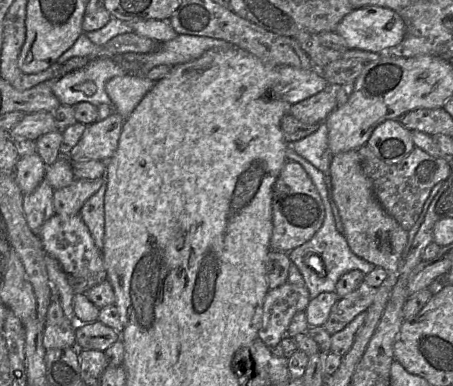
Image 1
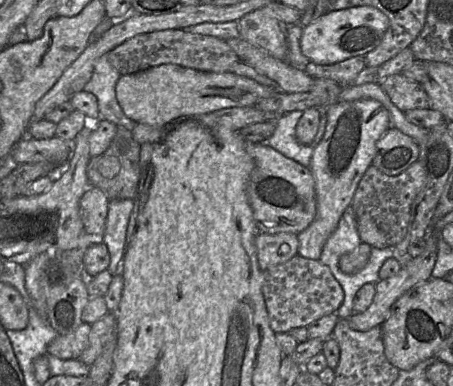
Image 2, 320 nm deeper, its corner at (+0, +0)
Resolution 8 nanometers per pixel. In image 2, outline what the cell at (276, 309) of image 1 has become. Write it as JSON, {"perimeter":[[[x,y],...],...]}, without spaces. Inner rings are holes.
{"perimeter":[[[297,254],[290,260],[262,271],[262,292],[275,333],[290,332],[297,326],[308,326],[324,315],[336,312],[343,302],[344,291],[329,267],[319,259]]]}

